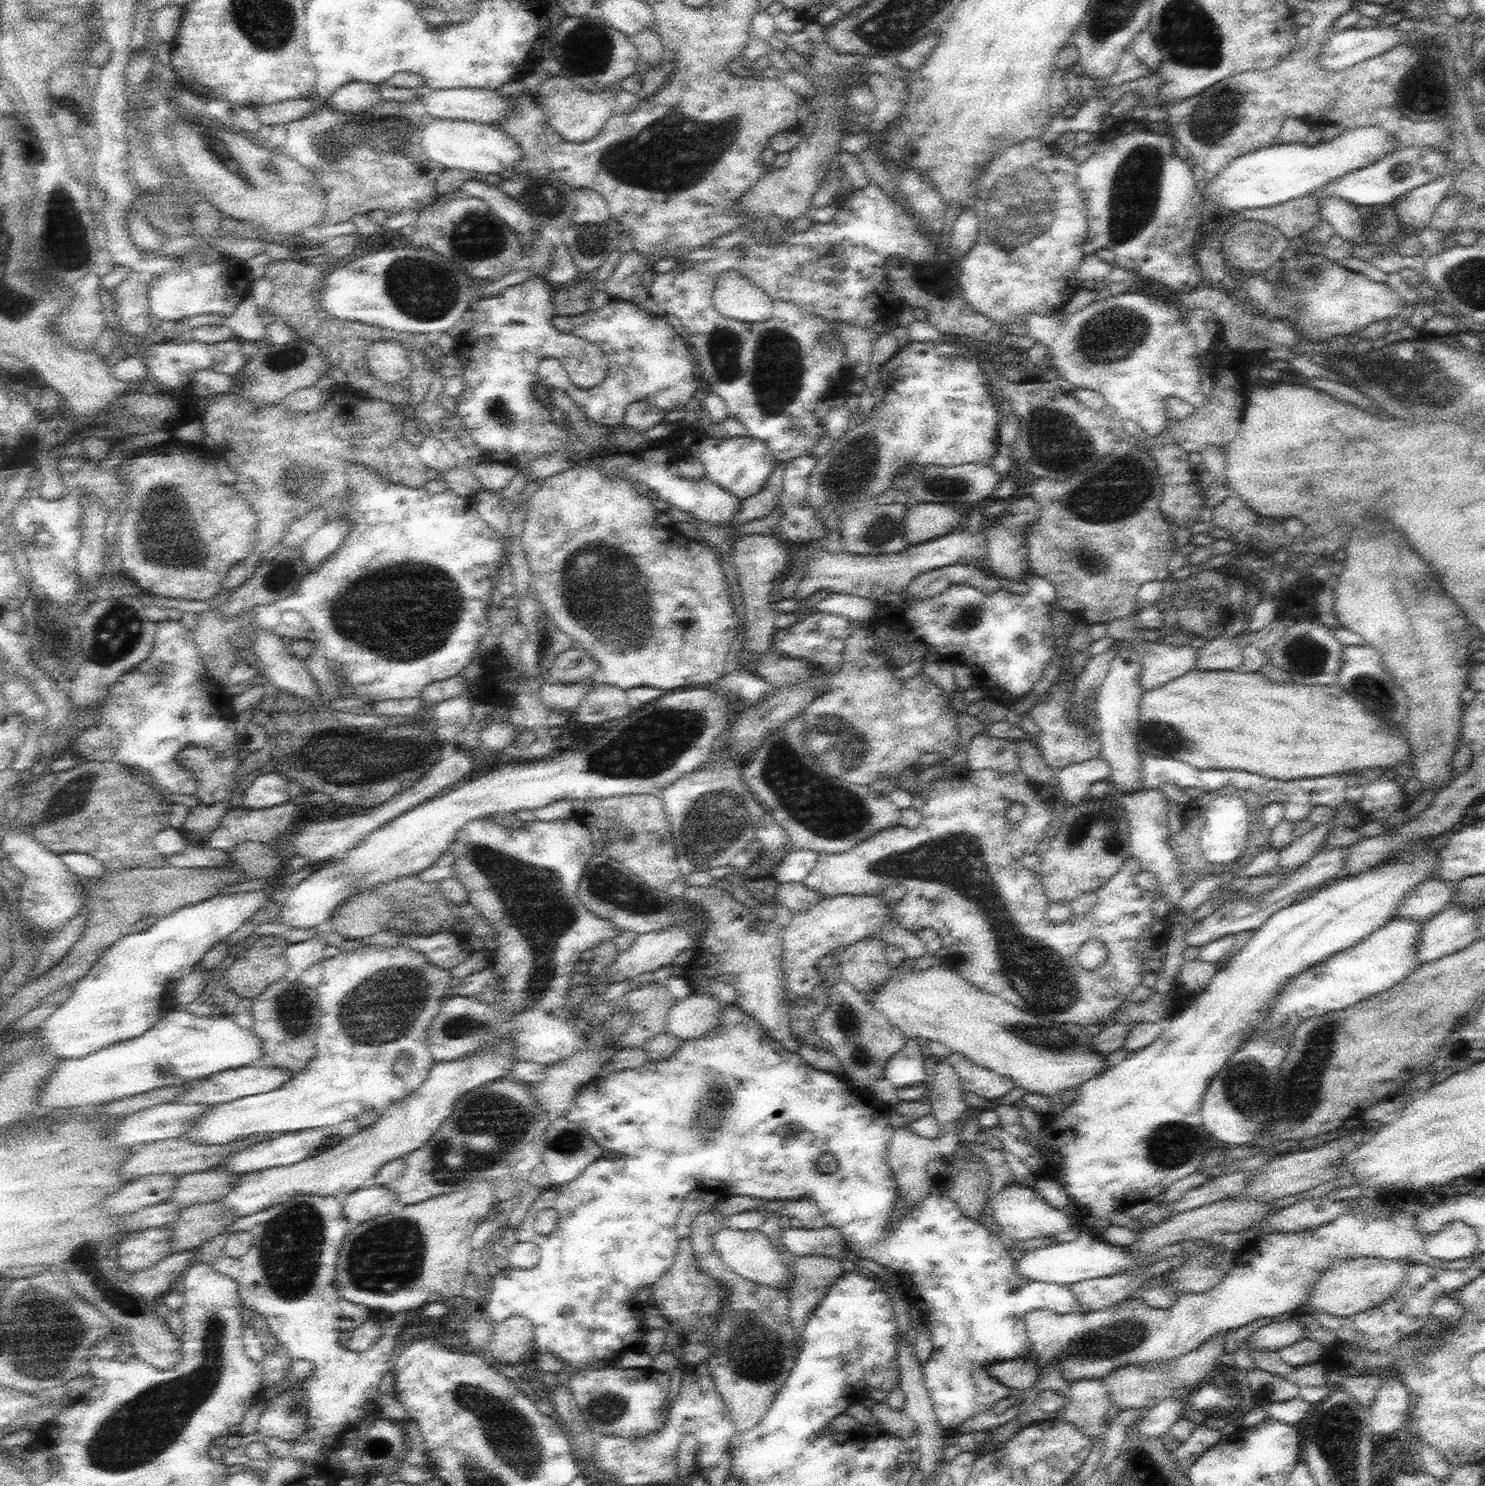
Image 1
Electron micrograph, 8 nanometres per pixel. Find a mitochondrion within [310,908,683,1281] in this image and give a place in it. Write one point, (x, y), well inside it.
(492, 1127)

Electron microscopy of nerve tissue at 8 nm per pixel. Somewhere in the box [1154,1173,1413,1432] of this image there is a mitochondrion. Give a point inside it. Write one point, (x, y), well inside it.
(1265, 1391)

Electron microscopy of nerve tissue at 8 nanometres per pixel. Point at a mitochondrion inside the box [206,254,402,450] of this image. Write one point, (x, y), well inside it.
(286, 360)

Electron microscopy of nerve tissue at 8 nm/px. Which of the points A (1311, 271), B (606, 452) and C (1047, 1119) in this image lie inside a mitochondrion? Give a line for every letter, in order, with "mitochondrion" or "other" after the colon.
A: mitochondrion
B: other
C: other

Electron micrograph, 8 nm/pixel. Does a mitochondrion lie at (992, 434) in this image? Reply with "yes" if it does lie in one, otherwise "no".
no

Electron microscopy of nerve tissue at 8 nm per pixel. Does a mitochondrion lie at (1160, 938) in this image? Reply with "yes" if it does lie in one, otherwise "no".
no

